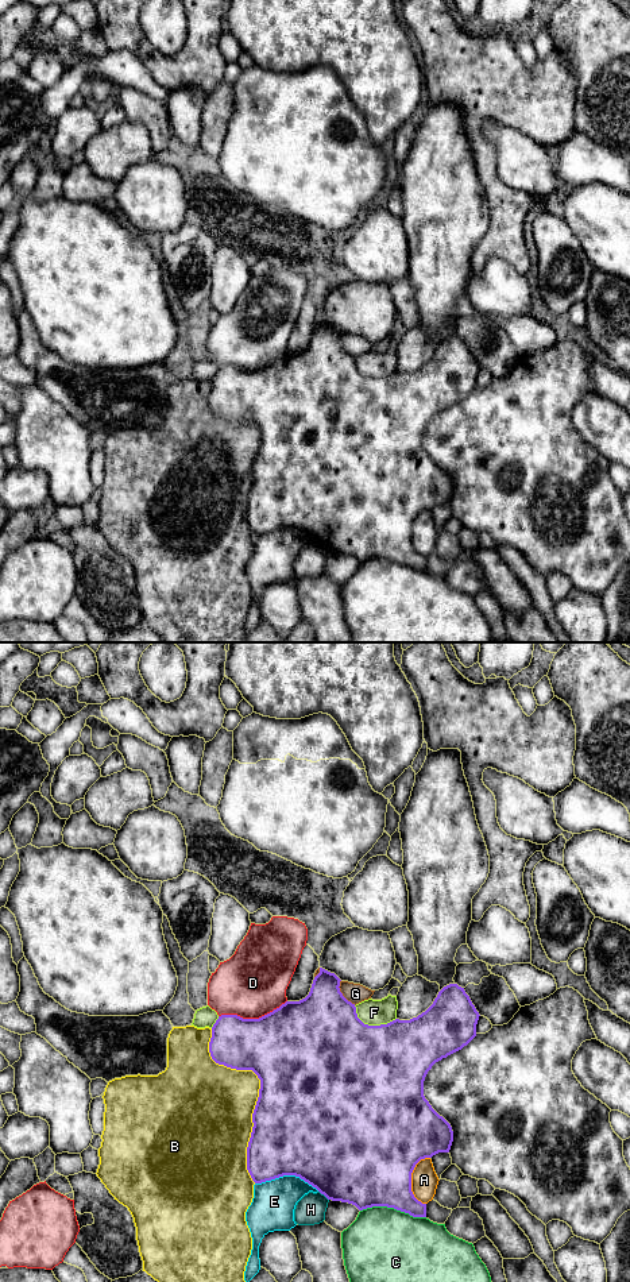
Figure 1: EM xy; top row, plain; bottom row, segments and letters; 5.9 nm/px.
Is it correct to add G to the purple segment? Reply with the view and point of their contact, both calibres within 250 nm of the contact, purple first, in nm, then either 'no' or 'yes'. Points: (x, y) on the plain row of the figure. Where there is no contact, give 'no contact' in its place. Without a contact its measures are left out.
meets purple in xy at (341, 346); 440 nm thick on the purple side, 120 nm on the other; no

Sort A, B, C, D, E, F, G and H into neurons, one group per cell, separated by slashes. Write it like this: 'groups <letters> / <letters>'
groups A / B / C / D / E / F / G / H

